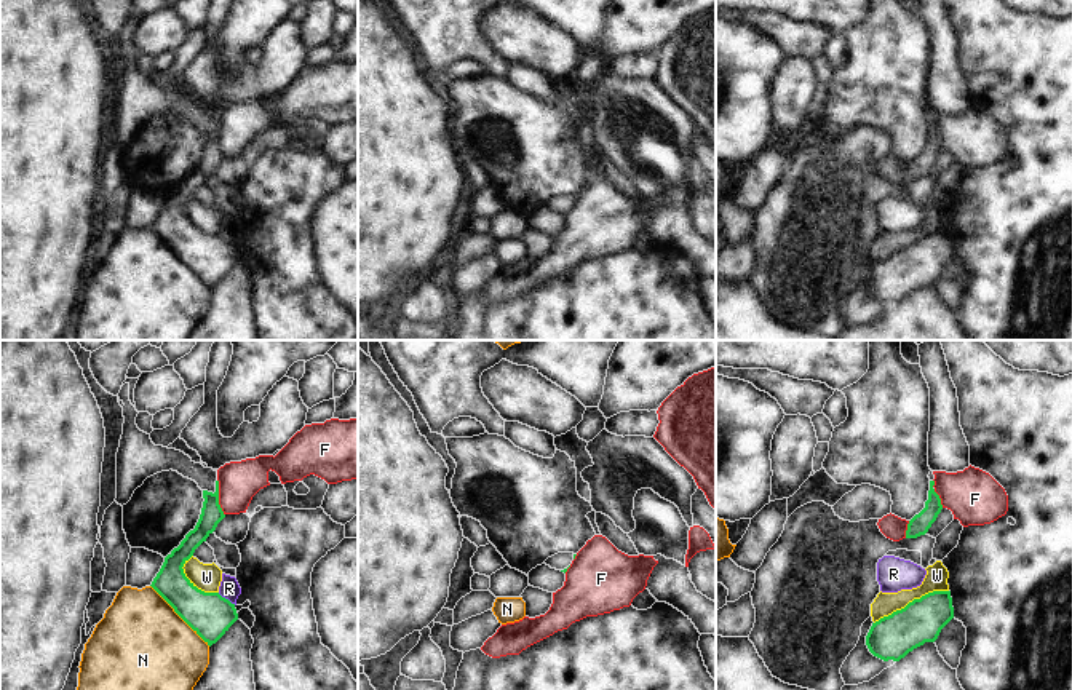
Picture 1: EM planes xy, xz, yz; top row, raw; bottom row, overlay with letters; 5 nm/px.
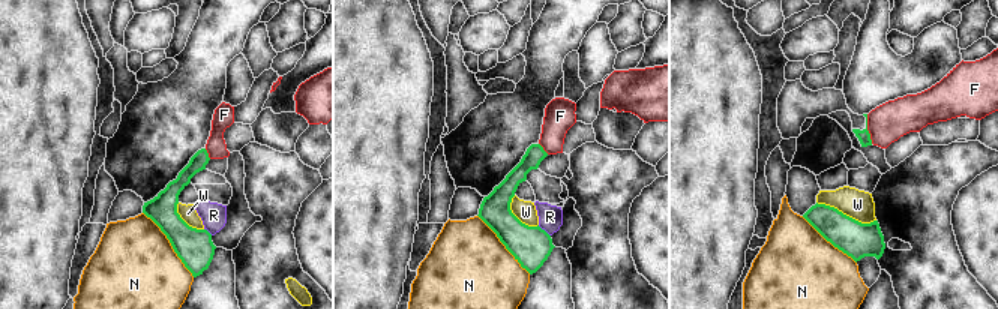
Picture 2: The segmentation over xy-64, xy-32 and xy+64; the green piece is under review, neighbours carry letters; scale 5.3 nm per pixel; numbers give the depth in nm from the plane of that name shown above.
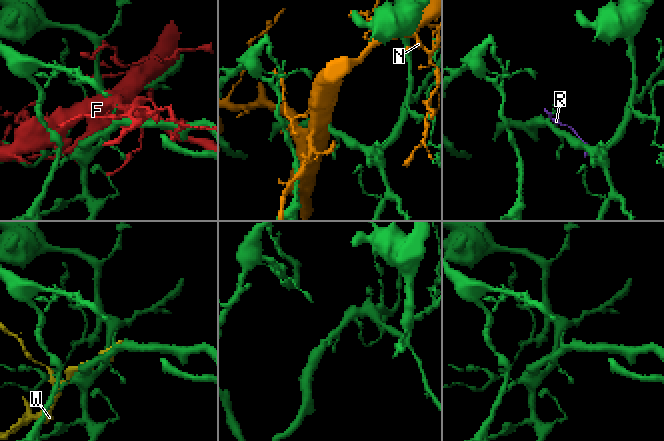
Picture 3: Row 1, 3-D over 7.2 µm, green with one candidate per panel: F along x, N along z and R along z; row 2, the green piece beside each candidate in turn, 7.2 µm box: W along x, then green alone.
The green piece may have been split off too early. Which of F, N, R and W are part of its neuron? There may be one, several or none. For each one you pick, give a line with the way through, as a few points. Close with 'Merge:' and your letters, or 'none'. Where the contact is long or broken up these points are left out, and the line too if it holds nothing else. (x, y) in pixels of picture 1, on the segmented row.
Merge: none

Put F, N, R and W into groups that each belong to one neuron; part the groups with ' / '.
F / N / R / W

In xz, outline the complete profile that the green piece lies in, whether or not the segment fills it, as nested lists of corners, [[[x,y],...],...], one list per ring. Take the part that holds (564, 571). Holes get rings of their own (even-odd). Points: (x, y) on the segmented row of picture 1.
[[[558,553],[551,557],[548,557],[545,561],[546,565],[550,565],[551,569],[561,570],[561,572],[567,572],[567,569],[570,567],[572,561],[575,559],[577,554],[574,553]]]

